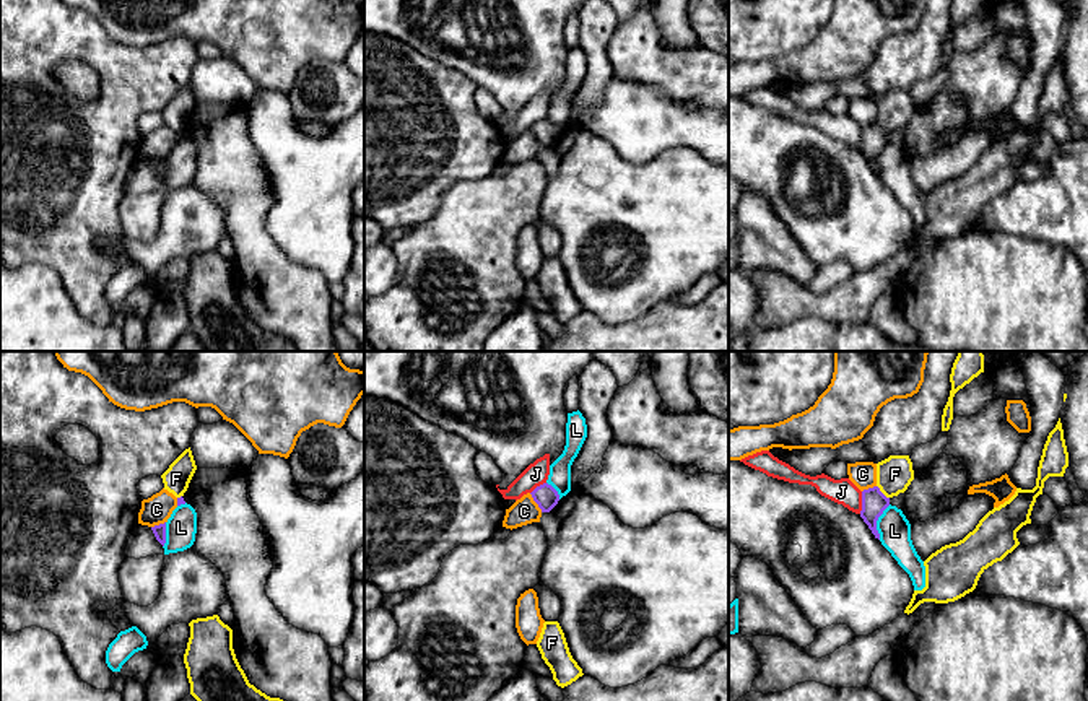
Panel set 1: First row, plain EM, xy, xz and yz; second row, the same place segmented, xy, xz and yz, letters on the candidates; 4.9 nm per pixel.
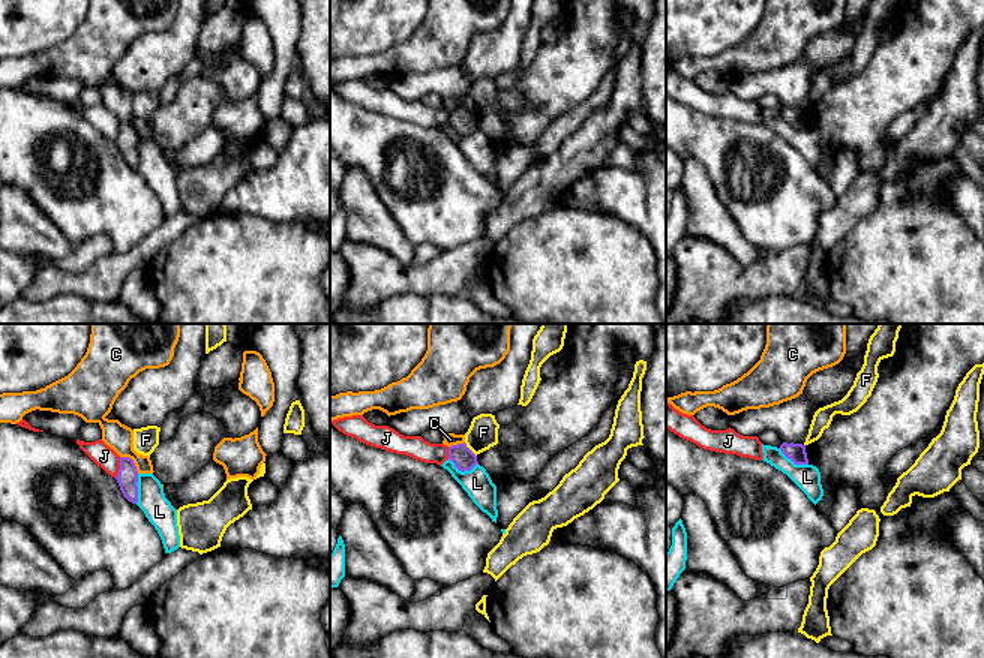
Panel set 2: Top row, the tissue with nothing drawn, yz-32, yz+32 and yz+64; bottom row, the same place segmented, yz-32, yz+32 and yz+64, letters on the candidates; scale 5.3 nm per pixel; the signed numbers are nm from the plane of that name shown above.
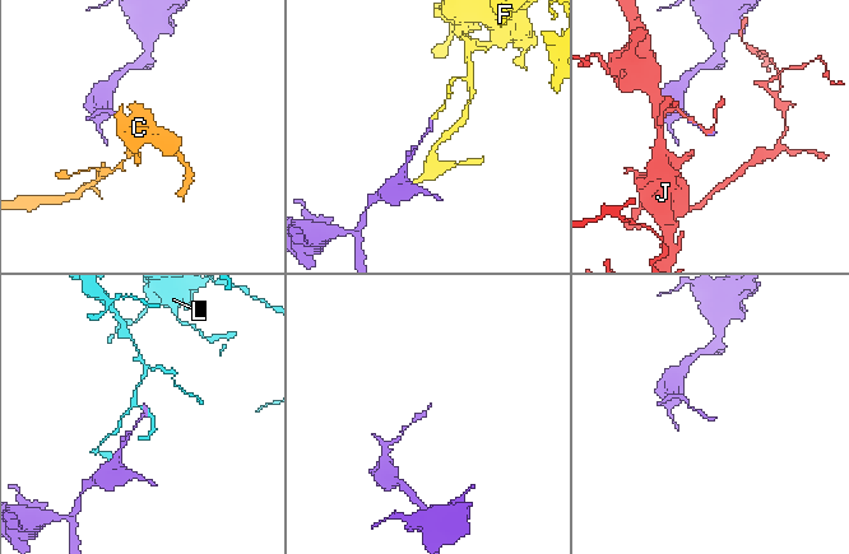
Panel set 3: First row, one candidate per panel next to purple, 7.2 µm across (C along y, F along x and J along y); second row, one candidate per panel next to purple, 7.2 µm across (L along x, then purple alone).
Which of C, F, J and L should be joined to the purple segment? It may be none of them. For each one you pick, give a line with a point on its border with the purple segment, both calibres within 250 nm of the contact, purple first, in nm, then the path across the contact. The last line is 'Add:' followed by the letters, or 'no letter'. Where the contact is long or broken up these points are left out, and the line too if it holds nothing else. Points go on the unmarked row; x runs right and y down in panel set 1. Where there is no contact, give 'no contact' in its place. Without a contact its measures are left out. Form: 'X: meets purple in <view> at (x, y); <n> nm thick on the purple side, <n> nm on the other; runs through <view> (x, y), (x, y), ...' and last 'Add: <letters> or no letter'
Add: no letter

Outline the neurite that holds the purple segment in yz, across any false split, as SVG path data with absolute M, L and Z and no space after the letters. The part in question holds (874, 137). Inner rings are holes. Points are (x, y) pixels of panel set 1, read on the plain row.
M878 122L862 127L860 153L878 176L880 176L880 169L877 166L877 156L888 142L890 142L890 133L886 133Z

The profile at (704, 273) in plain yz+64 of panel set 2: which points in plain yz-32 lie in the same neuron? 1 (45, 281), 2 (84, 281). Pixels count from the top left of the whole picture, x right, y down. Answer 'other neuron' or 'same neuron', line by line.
1: same neuron
2: same neuron

